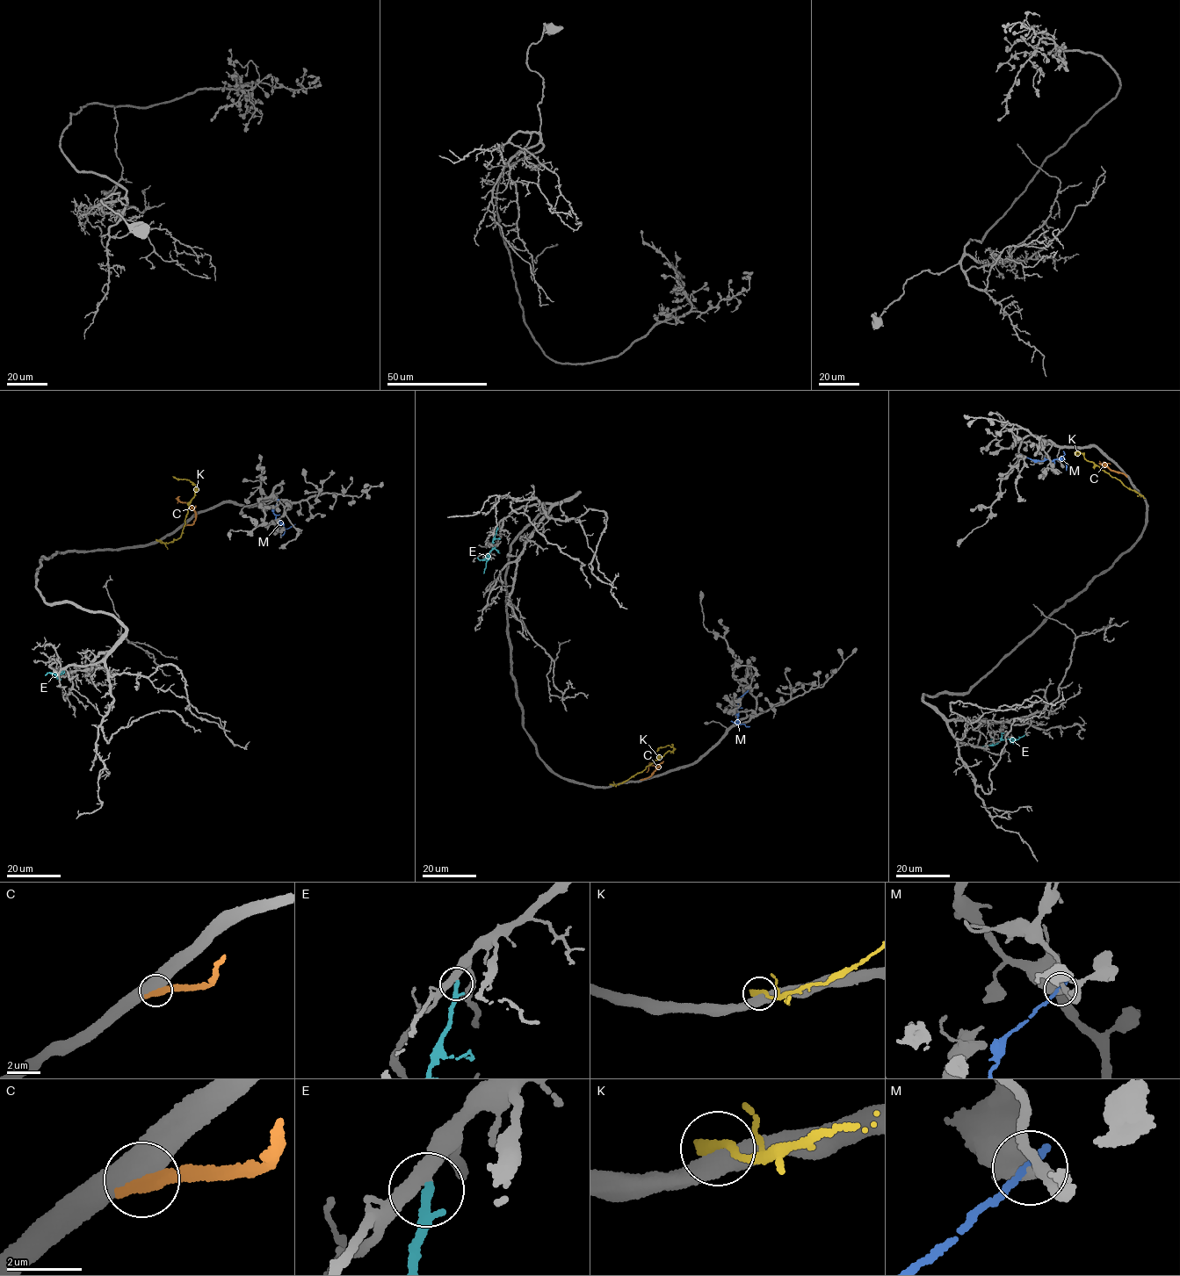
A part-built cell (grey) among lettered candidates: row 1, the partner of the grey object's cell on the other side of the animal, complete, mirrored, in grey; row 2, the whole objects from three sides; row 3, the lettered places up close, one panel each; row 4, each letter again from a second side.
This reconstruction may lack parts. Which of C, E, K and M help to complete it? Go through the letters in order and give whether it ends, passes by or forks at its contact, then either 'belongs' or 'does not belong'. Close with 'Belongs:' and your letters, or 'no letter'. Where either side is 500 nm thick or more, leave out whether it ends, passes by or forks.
C: does not belong
E: it ends | belongs
K: does not belong
M: it ends | does not belong
Belongs: E

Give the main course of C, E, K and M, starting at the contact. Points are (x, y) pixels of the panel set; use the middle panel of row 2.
C: (642, 779), (649, 777), (659, 766), (649, 764), (647, 772)
E: (497, 526), (483, 573)
K: (611, 784), (623, 782), (673, 748), (669, 746), (656, 751)
M: (749, 689), (740, 697), (736, 714), (740, 724), (749, 726)

